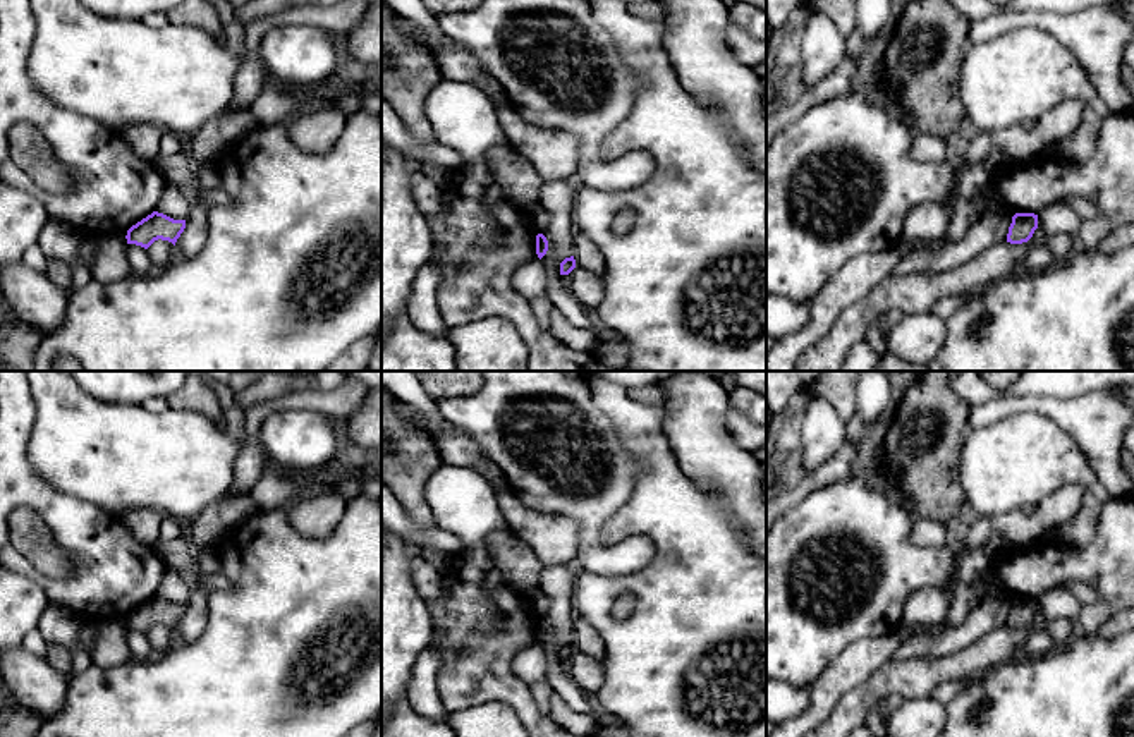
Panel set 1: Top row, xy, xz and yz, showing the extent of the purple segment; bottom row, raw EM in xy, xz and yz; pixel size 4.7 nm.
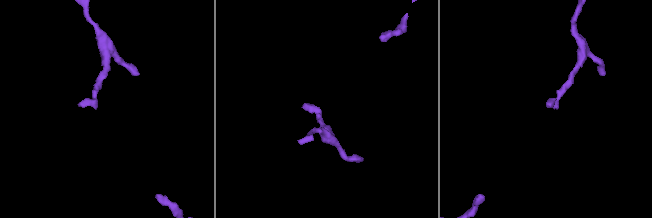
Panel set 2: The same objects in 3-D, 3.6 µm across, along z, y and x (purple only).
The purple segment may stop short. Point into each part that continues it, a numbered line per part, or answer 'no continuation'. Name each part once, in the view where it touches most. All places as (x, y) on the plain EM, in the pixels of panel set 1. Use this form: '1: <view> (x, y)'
no continuation

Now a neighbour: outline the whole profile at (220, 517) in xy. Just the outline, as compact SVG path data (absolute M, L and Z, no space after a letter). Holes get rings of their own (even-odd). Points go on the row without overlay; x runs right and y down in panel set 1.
M225 493L186 526L196 551L215 548L230 531L258 512L251 493Z

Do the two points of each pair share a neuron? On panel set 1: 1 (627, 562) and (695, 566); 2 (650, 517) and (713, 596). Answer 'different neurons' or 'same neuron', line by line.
1: different neurons
2: same neuron

